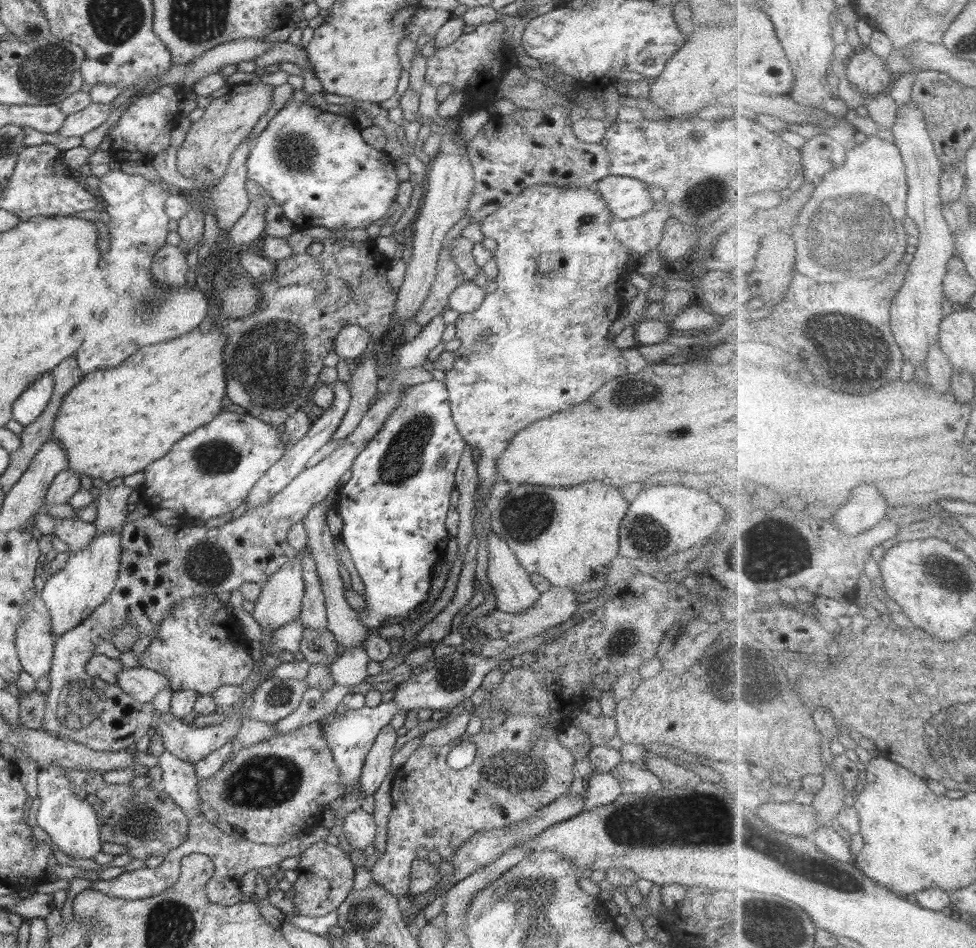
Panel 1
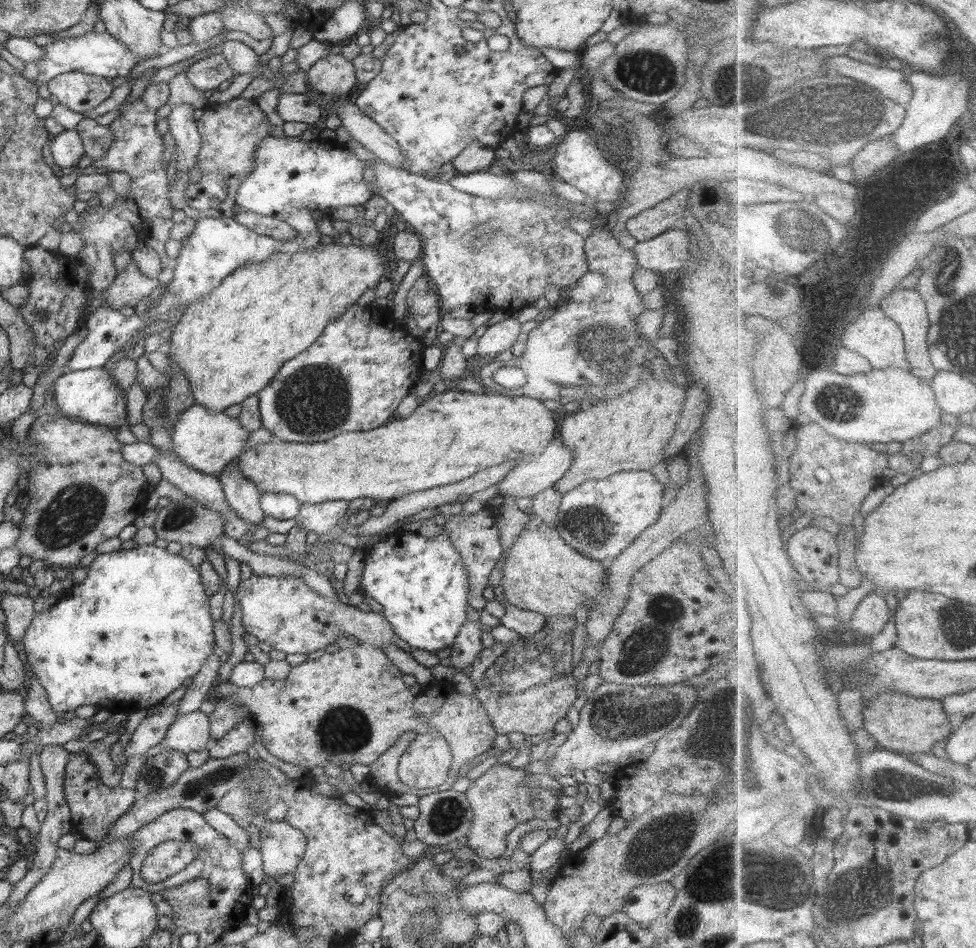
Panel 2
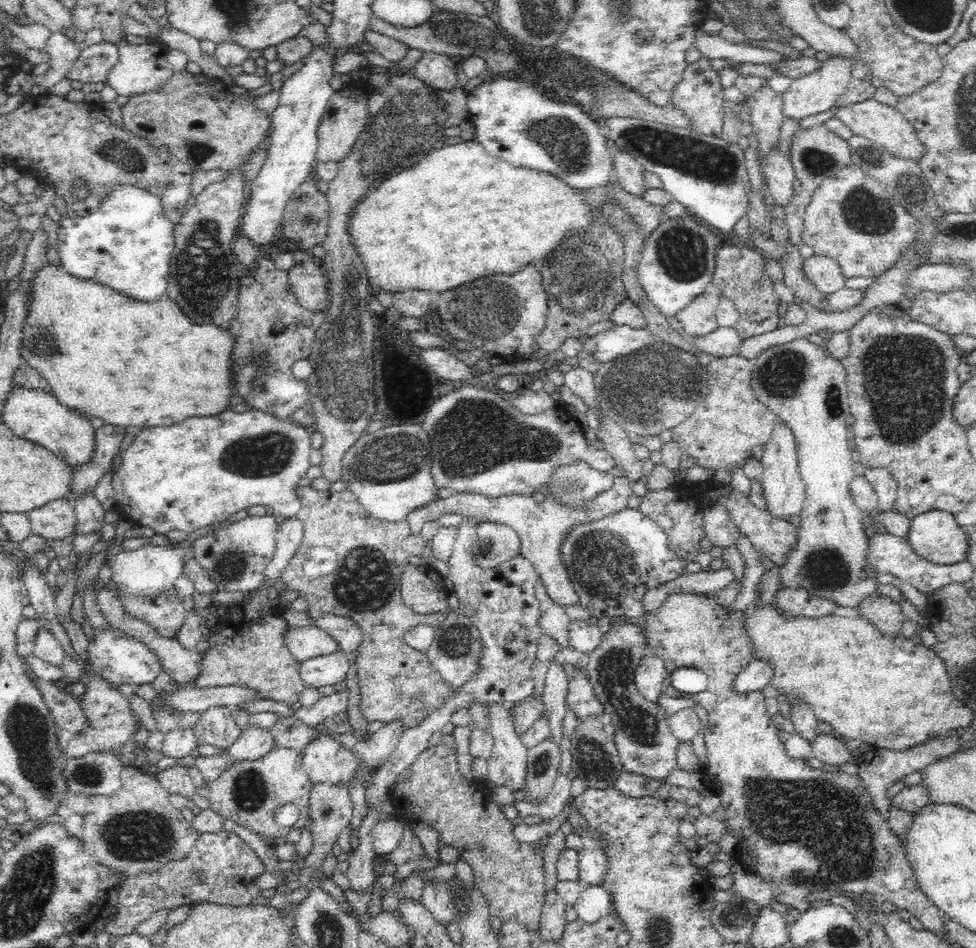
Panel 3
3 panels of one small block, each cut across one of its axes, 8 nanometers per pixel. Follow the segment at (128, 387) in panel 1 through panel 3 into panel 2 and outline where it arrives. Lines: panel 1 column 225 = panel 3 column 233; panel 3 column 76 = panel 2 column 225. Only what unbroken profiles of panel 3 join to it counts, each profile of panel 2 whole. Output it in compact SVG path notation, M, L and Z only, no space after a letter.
M333 241L329 244L320 243L316 248L308 248L294 254L275 252L273 256L264 262L249 262L249 264L241 266L238 270L234 270L230 276L224 278L218 288L210 292L210 295L206 295L206 297L196 301L196 303L189 305L184 314L182 314L181 322L172 327L168 355L182 369L182 373L186 375L186 379L190 382L190 390L194 395L195 402L207 408L212 414L216 414L217 412L225 411L232 404L240 404L249 396L257 395L261 390L264 390L288 360L301 354L302 350L308 350L308 346L312 346L316 342L316 338L321 337L324 328L326 328L330 320L338 318L342 314L342 310L357 305L357 301L365 294L366 290L376 288L380 278L382 278L382 274L384 274L384 270L386 270L382 263L384 253L379 251L380 243L379 241L377 243L370 246L356 246L355 243L348 246L340 246L340 242Z

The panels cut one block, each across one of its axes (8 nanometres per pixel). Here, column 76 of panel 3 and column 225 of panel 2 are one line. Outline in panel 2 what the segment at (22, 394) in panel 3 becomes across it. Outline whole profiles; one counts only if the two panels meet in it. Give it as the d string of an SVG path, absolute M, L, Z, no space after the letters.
M197 403L182 412L175 423L171 432L172 452L182 458L190 468L215 476L221 473L234 458L242 454L242 449L251 433L240 425L237 418L223 412L212 414Z

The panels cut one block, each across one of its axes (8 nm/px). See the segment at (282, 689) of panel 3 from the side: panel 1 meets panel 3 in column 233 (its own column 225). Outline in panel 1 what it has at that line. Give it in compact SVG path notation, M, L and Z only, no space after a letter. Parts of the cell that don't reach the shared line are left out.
M214 593L183 598L170 610L170 614L162 620L158 631L159 638L151 641L145 652L138 658L140 667L155 670L166 676L170 688L174 692L194 690L200 695L214 693L218 687L232 685L240 687L254 670L255 661L249 654L249 641L232 616L226 604Z

